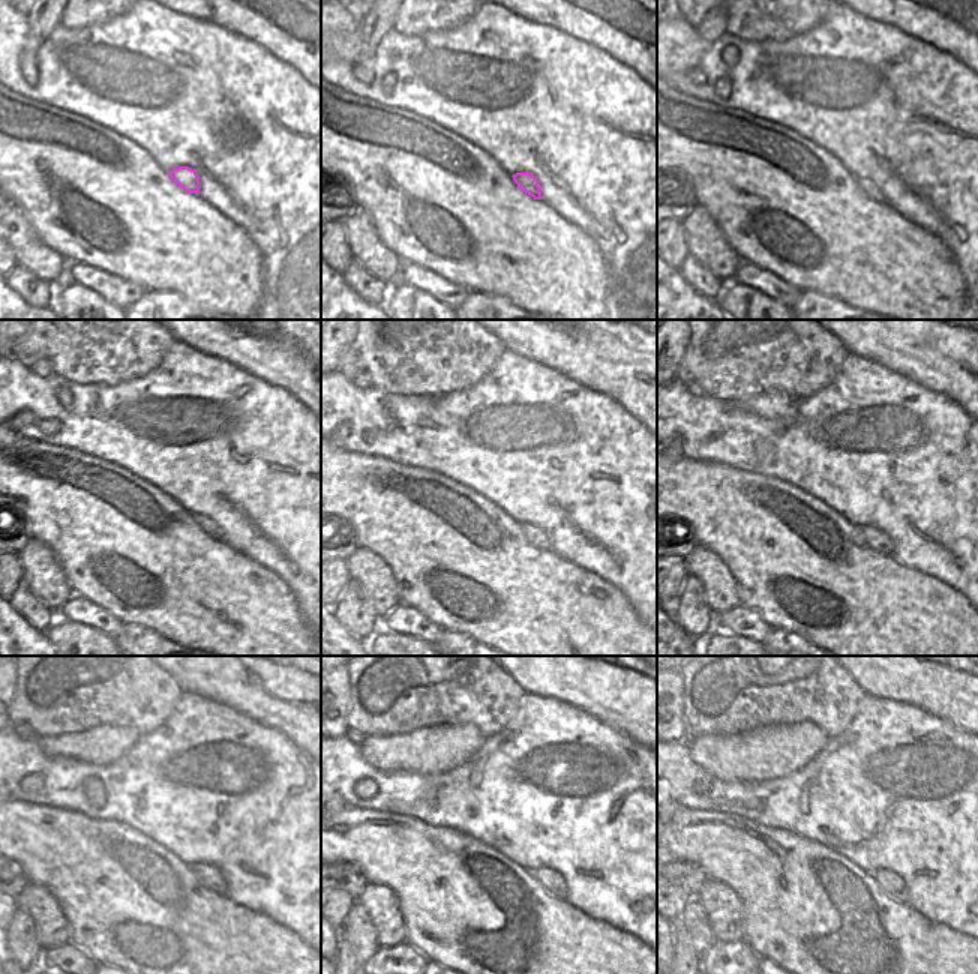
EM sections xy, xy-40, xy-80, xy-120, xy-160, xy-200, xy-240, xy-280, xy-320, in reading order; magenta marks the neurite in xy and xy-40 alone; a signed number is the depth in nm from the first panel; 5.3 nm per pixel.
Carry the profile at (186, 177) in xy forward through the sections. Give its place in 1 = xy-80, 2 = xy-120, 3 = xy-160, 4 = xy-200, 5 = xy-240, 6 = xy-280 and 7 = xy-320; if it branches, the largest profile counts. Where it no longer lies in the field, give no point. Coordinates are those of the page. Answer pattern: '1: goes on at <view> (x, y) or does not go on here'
1: goes on at xy-80 (866, 185)
2: goes on at xy-120 (204, 524)
3: goes on at xy-160 (536, 536)
4: goes on at xy-200 (876, 539)
5: goes on at xy-240 (207, 875)
6: goes on at xy-280 (551, 880)
7: goes on at xy-320 (890, 883)

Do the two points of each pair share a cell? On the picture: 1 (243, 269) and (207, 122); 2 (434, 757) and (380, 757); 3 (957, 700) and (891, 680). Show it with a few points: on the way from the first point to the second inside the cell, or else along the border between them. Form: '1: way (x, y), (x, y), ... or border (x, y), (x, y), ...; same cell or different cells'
1: border (201, 200), (231, 219), (255, 245); different cells
2: way (420, 757), (393, 757); same cell
3: way (941, 691), (908, 680); same cell

